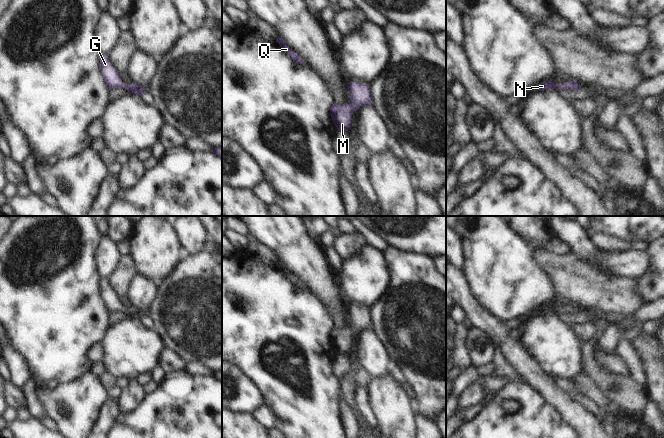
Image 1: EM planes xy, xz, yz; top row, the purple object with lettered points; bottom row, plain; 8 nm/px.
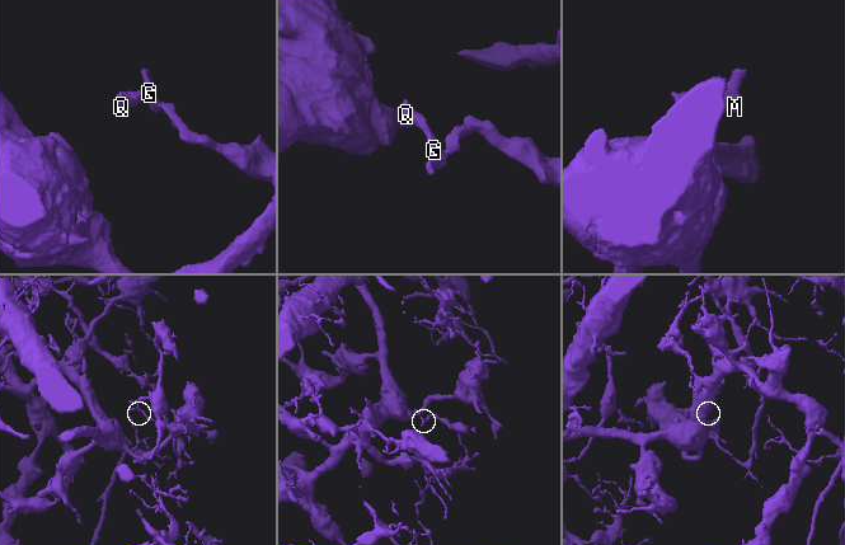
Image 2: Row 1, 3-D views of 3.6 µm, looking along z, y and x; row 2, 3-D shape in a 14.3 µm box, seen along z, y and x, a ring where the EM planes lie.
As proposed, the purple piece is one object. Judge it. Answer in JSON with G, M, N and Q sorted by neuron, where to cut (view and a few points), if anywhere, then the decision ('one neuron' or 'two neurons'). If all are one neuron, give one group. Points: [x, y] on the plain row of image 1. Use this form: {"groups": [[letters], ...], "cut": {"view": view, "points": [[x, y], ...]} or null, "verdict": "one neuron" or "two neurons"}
{"groups": [["G", "M", "N", "Q"]], "cut": null, "verdict": "one neuron"}

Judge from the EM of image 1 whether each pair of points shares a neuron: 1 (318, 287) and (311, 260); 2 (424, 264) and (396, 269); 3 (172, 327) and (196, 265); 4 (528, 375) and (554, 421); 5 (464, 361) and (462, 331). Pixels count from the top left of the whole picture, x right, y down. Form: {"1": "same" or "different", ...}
{"1": "same", "2": "same", "3": "same", "4": "different", "5": "same"}

